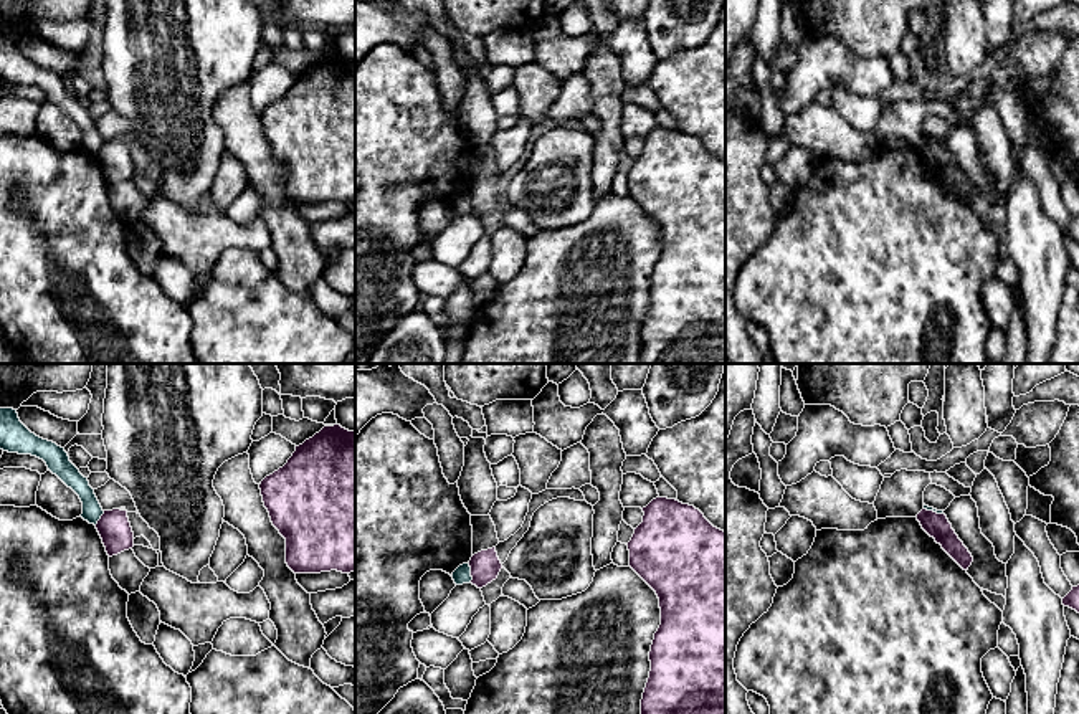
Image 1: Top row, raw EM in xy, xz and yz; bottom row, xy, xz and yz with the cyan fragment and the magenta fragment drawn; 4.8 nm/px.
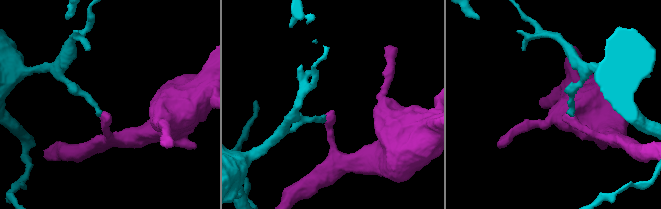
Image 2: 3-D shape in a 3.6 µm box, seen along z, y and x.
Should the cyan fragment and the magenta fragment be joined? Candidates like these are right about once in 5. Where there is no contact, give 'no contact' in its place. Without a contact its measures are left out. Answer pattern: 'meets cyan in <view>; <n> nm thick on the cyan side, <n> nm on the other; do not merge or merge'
meets cyan in xz; 80 nm thick on the cyan side, 140 nm on the other; do not merge

